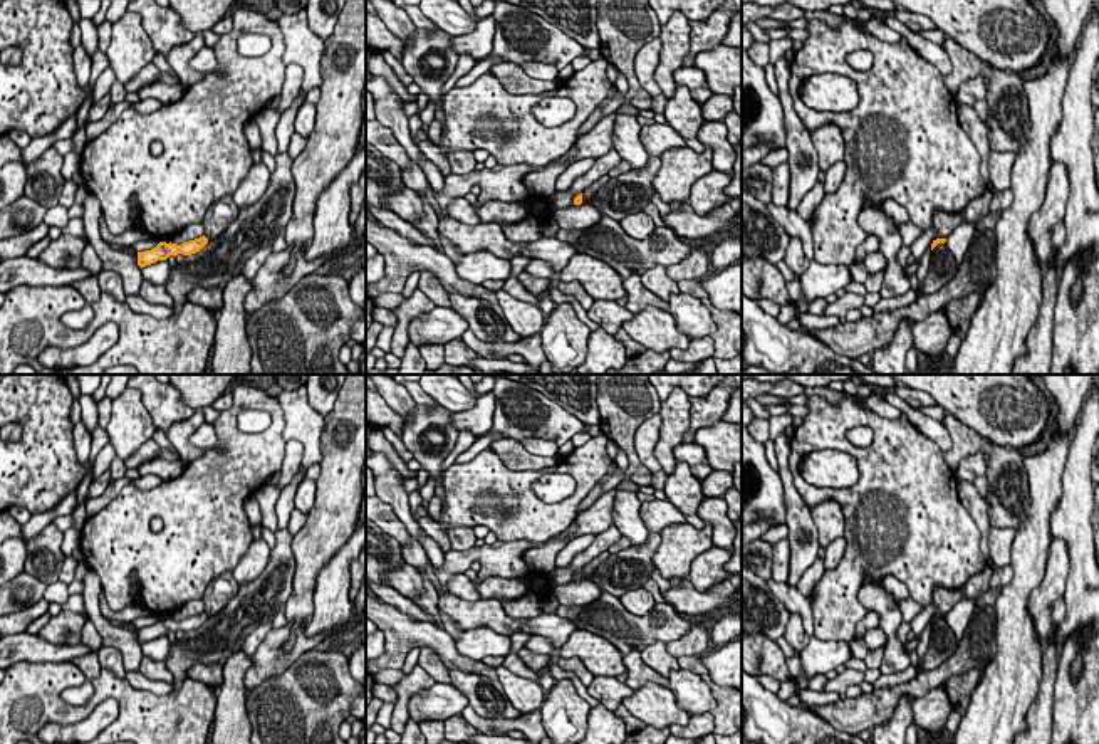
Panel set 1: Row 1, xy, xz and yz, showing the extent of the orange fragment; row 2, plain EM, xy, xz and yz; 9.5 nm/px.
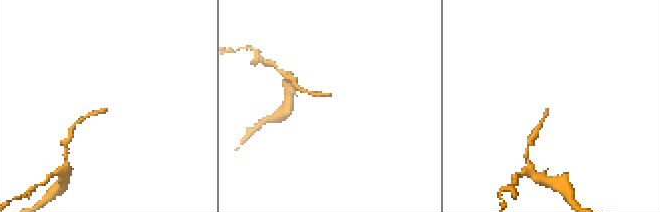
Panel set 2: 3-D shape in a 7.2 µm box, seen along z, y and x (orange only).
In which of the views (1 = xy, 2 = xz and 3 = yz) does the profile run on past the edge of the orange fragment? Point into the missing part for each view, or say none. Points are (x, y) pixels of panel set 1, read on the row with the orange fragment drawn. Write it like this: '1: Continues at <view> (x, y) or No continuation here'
1: No continuation here
2: No continuation here
3: No continuation here

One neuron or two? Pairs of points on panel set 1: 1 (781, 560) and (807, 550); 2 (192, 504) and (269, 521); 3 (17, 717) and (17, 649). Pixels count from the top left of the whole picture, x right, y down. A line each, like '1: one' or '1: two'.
1: two
2: two
3: two

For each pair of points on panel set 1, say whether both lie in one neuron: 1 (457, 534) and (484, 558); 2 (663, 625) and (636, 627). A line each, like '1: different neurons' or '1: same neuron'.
1: different neurons
2: same neuron

